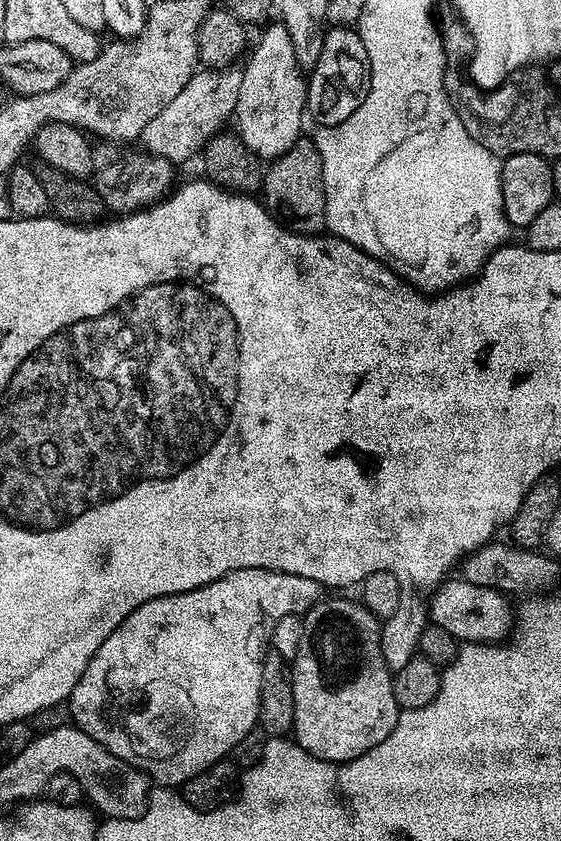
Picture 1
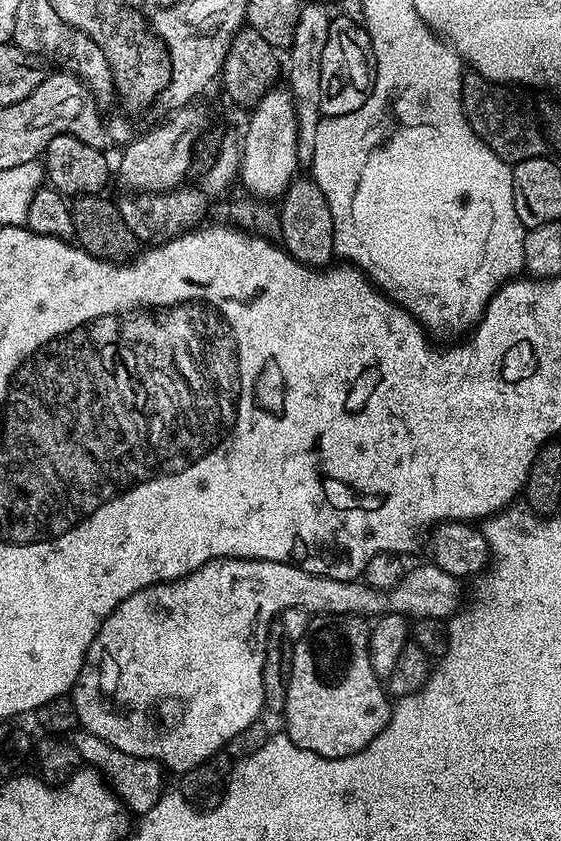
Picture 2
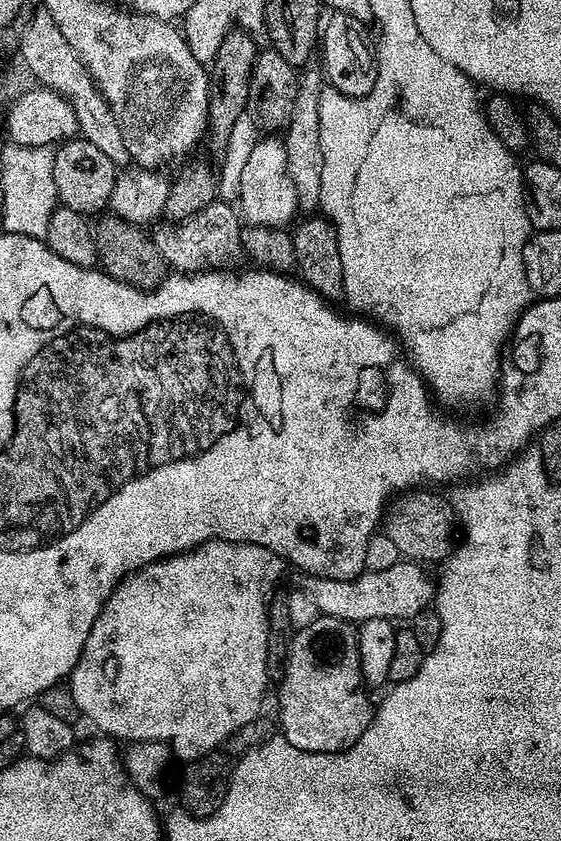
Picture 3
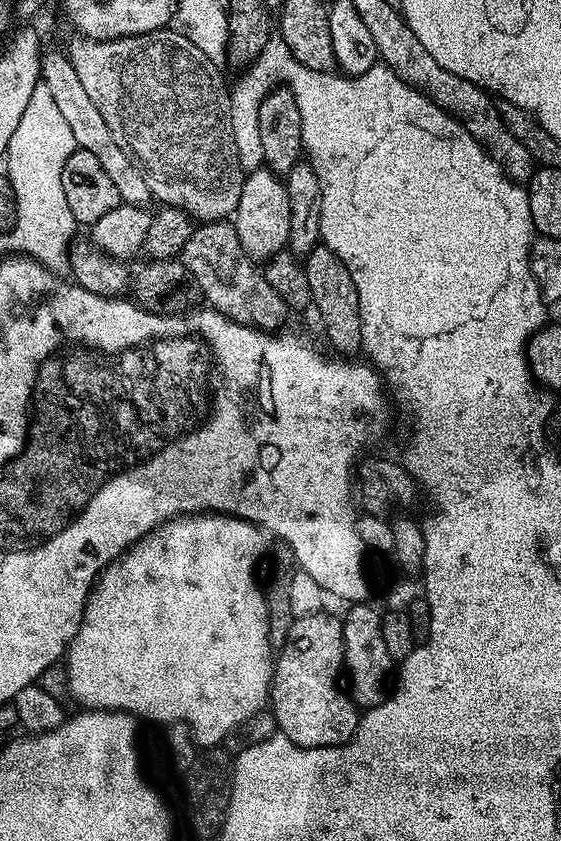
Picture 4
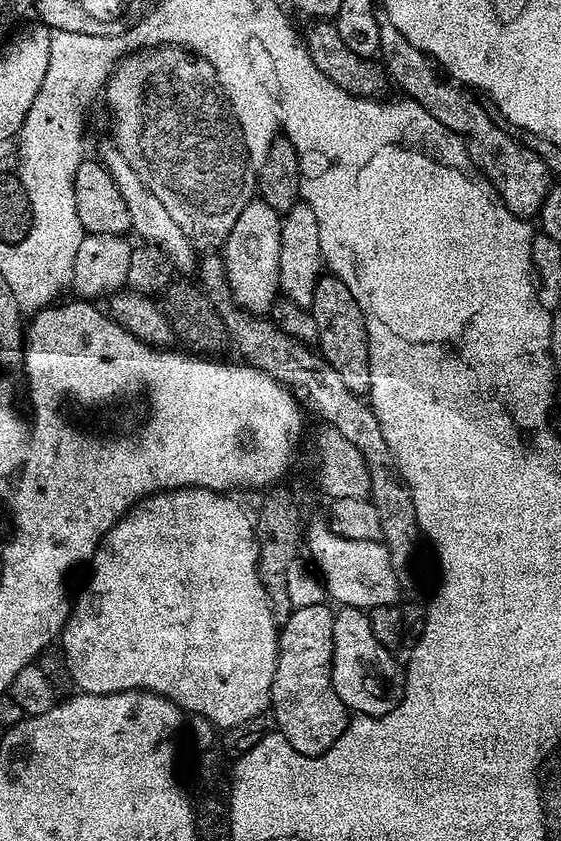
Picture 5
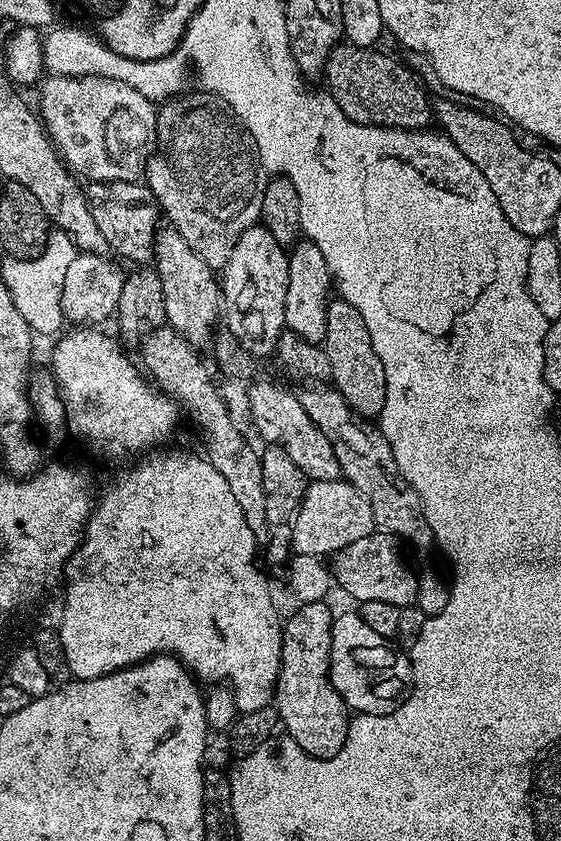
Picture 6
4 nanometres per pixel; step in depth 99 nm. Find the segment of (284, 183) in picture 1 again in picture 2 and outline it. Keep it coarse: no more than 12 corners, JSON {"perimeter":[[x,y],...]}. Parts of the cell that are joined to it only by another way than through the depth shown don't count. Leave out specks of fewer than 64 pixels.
{"perimeter":[[297,175],[278,201],[283,247],[323,268],[334,218],[315,179]]}

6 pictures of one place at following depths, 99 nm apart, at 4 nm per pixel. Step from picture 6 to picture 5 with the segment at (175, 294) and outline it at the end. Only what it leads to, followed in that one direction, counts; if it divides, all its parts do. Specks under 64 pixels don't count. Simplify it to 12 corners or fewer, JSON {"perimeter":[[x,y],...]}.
{"perimeter":[[114,146],[98,156],[114,178],[131,231],[195,273],[197,249]]}

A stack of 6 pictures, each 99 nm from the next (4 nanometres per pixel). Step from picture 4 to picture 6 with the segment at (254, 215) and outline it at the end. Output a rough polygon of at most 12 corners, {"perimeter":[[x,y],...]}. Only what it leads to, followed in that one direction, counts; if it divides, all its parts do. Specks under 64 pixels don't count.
{"perimeter":[[257,222],[222,269],[226,329],[252,357],[286,331],[285,245]]}

